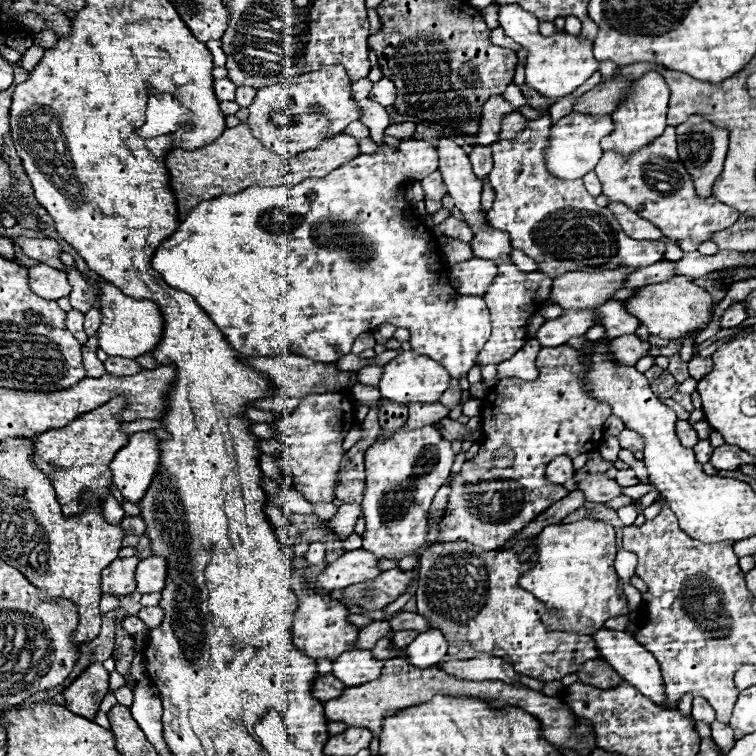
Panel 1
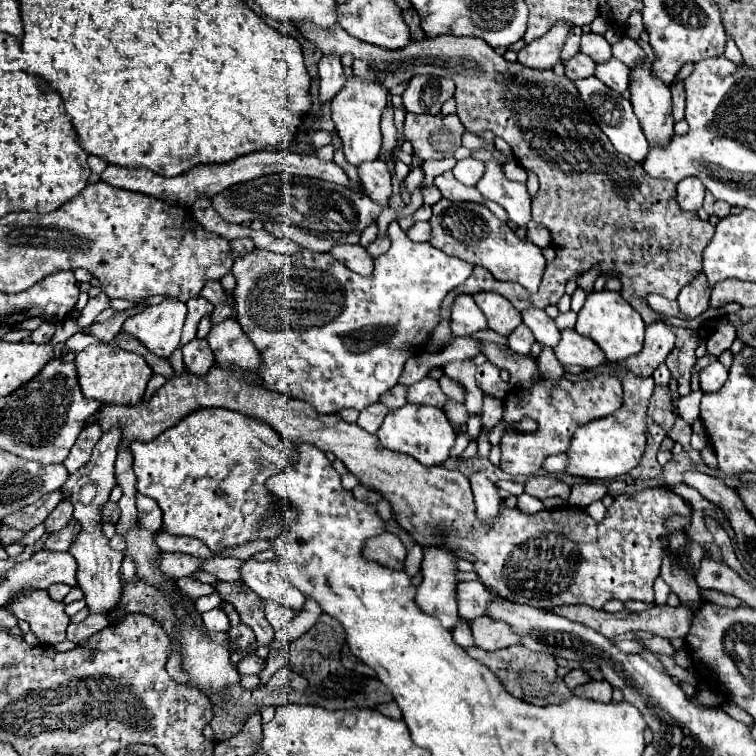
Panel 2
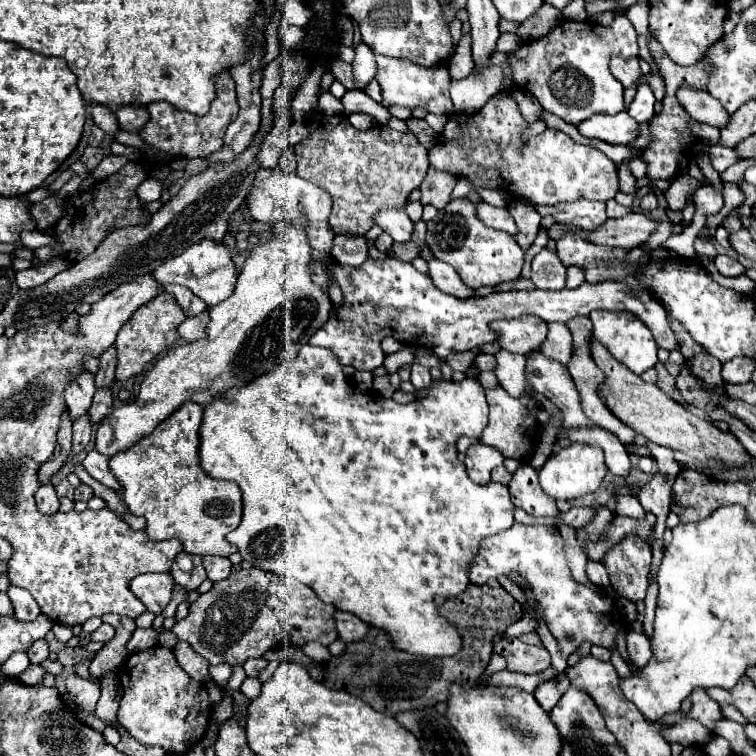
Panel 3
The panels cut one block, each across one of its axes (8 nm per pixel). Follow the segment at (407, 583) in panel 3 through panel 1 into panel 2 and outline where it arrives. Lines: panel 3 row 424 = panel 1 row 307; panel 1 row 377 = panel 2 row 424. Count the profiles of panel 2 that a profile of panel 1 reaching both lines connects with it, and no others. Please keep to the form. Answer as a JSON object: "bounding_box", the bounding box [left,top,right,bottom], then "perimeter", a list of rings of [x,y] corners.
{"bounding_box":[444,398,468,432],"perimeter":[[[448,398],[446,404],[444,404],[444,412],[450,418],[450,424],[452,424],[452,428],[456,432],[460,430],[460,426],[464,426],[468,422],[468,410],[466,410],[466,406],[462,402],[454,402],[454,400]]]}

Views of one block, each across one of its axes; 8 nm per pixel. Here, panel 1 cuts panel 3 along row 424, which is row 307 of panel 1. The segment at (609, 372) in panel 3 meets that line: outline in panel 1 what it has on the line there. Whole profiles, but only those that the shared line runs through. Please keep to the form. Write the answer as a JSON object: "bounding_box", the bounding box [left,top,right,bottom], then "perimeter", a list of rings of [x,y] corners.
{"bounding_box":[624,276,714,340],"perimeter":[[[674,276],[672,280],[662,282],[662,284],[648,284],[640,292],[636,292],[630,300],[626,300],[624,304],[626,304],[628,312],[640,320],[640,324],[648,326],[650,334],[668,338],[668,340],[680,340],[694,332],[702,332],[714,316],[712,294],[698,288],[686,276]]]}

